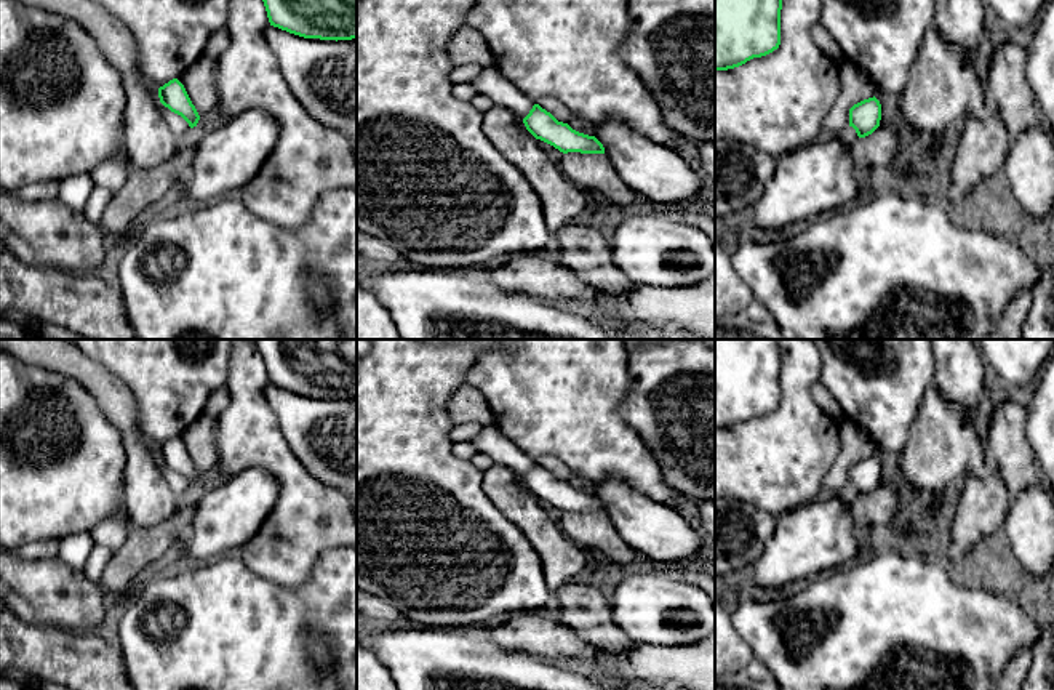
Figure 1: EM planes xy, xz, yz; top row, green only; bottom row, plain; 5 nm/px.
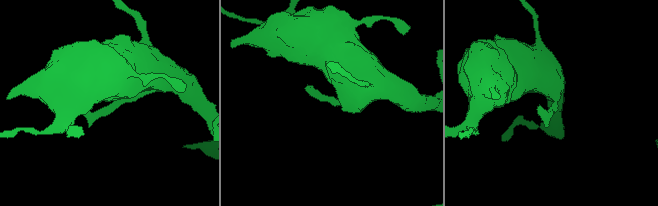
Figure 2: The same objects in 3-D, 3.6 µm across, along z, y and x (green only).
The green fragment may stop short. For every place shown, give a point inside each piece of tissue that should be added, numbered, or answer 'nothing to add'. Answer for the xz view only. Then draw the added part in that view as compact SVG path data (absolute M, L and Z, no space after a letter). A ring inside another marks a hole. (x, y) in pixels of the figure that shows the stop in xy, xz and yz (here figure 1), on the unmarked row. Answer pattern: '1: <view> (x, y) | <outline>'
nothing to add

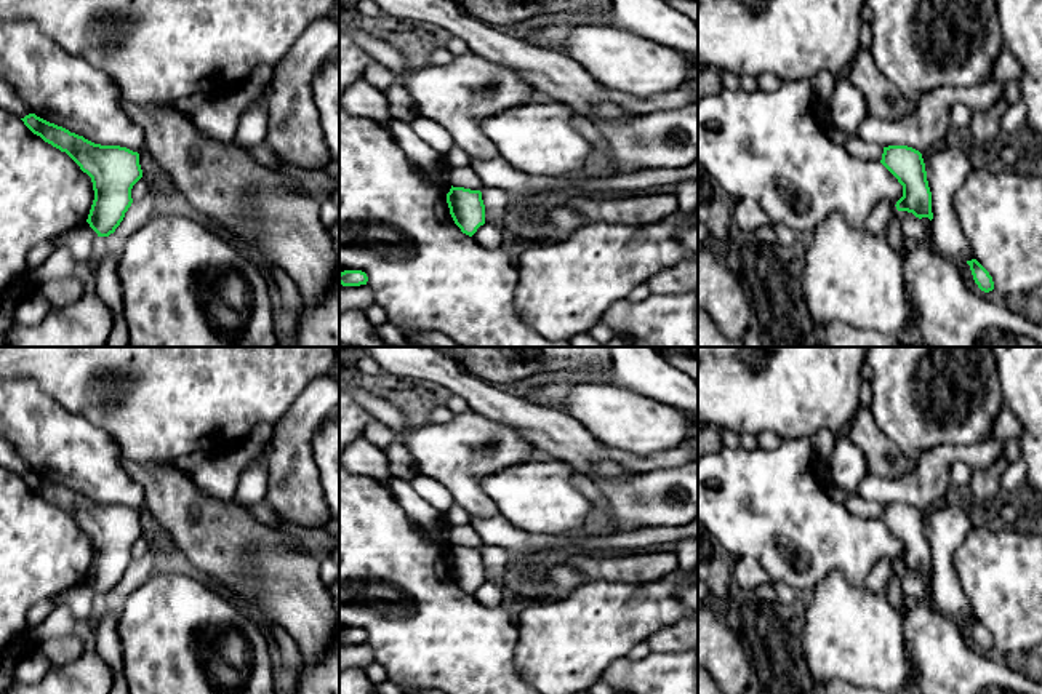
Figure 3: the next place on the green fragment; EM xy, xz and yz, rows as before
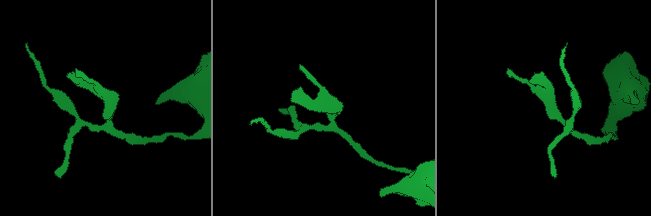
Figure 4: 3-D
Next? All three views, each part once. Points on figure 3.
nothing to add

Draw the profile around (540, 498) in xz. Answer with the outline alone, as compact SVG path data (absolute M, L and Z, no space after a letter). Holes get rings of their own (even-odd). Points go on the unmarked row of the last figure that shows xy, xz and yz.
M523 461L490 473L482 489L515 528L560 536L579 531L591 512L591 501L571 477L563 461Z

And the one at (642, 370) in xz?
M610 347L610 371L602 376L575 373L563 382L541 384L519 393L535 405L565 411L565 400L575 384L600 381L613 384L663 405L672 405L690 416L698 414L698 382L669 365L655 347Z

